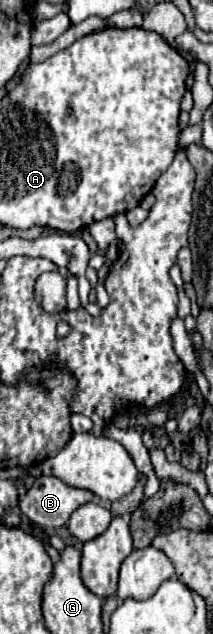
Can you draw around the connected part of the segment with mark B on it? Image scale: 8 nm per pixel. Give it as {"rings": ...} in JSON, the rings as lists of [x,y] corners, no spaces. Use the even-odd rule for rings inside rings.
{"rings":[[[41,475],[21,499],[19,509],[41,527],[61,527],[75,509],[93,499],[95,495],[87,489],[69,487],[53,475]]]}

